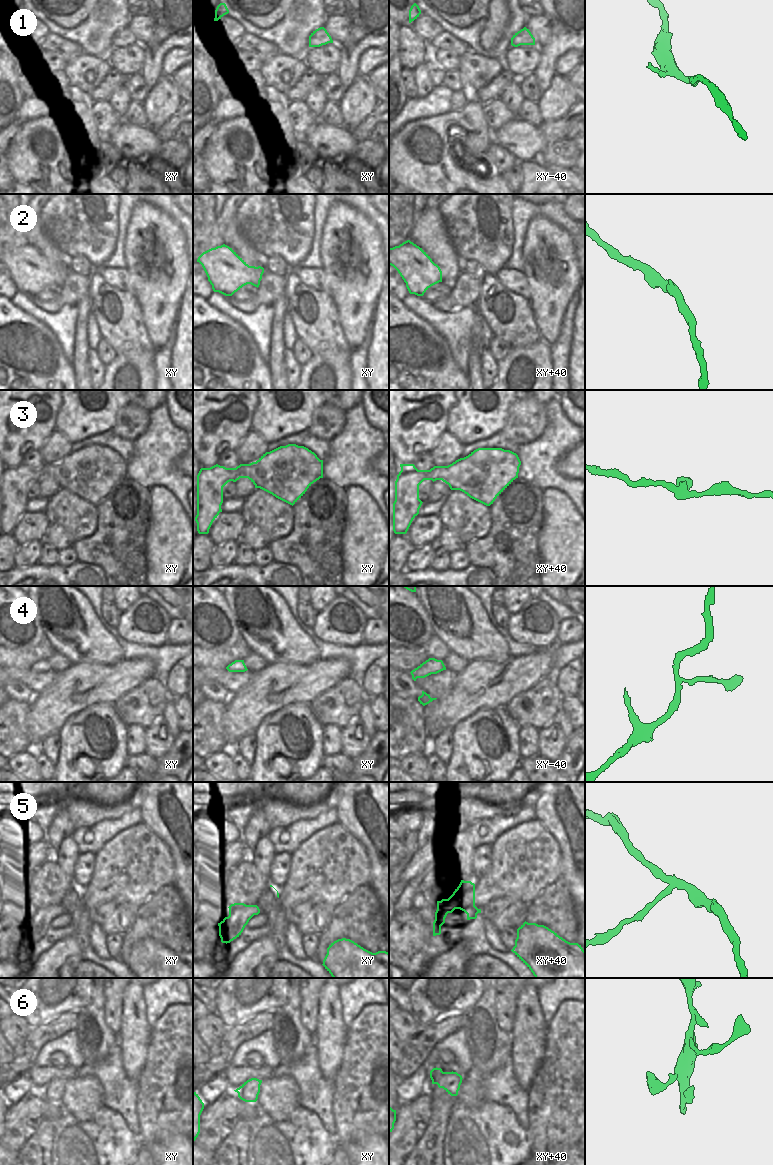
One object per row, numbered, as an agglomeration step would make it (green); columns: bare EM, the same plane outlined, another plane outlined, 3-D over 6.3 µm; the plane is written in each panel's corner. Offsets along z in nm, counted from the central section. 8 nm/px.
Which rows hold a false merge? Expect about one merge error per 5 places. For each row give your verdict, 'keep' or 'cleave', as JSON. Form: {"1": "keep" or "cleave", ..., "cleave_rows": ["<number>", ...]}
{"1": "keep", "2": "keep", "3": "keep", "4": "keep", "5": "cleave", "6": "keep", "cleave_rows": ["5"]}

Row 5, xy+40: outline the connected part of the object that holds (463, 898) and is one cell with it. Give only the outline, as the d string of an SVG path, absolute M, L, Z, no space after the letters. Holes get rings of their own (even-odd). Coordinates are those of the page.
M461 880L459 886L448 899L442 899L444 905L460 909L467 914L467 920L476 919L481 909L475 906L475 884Z

